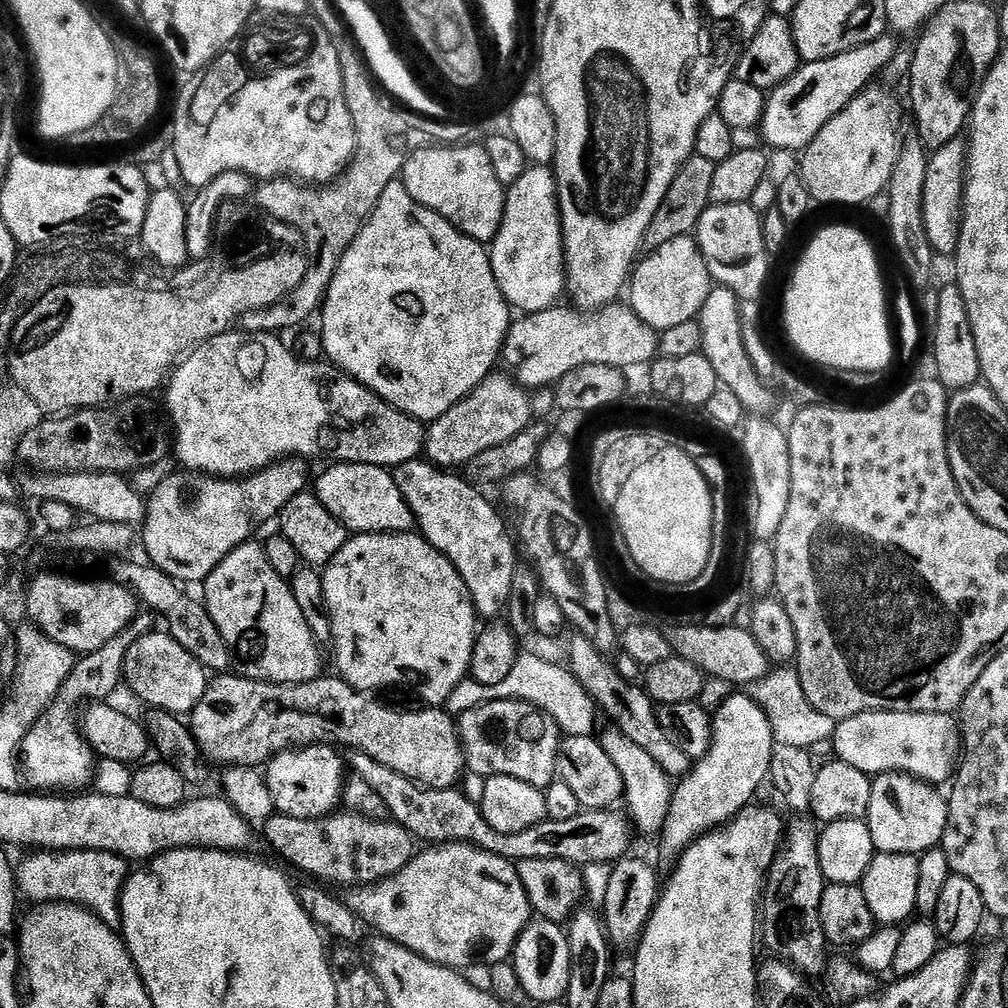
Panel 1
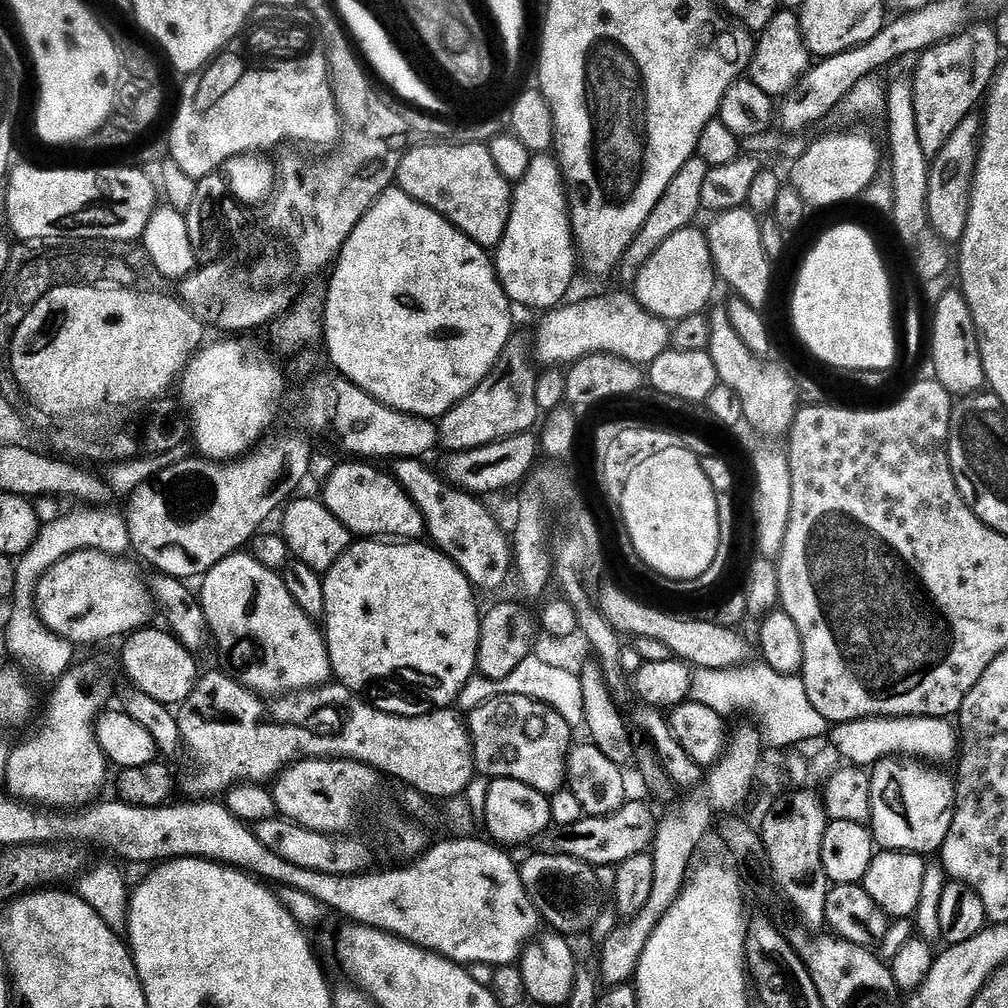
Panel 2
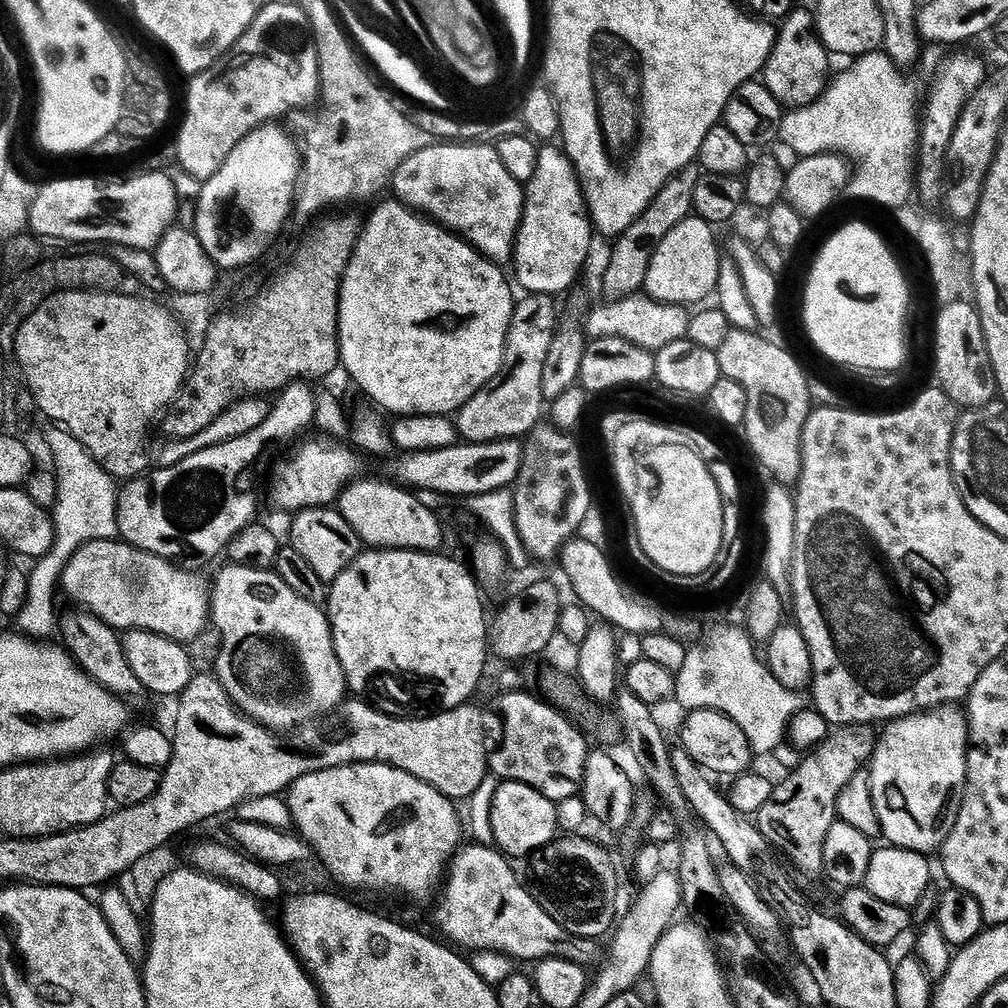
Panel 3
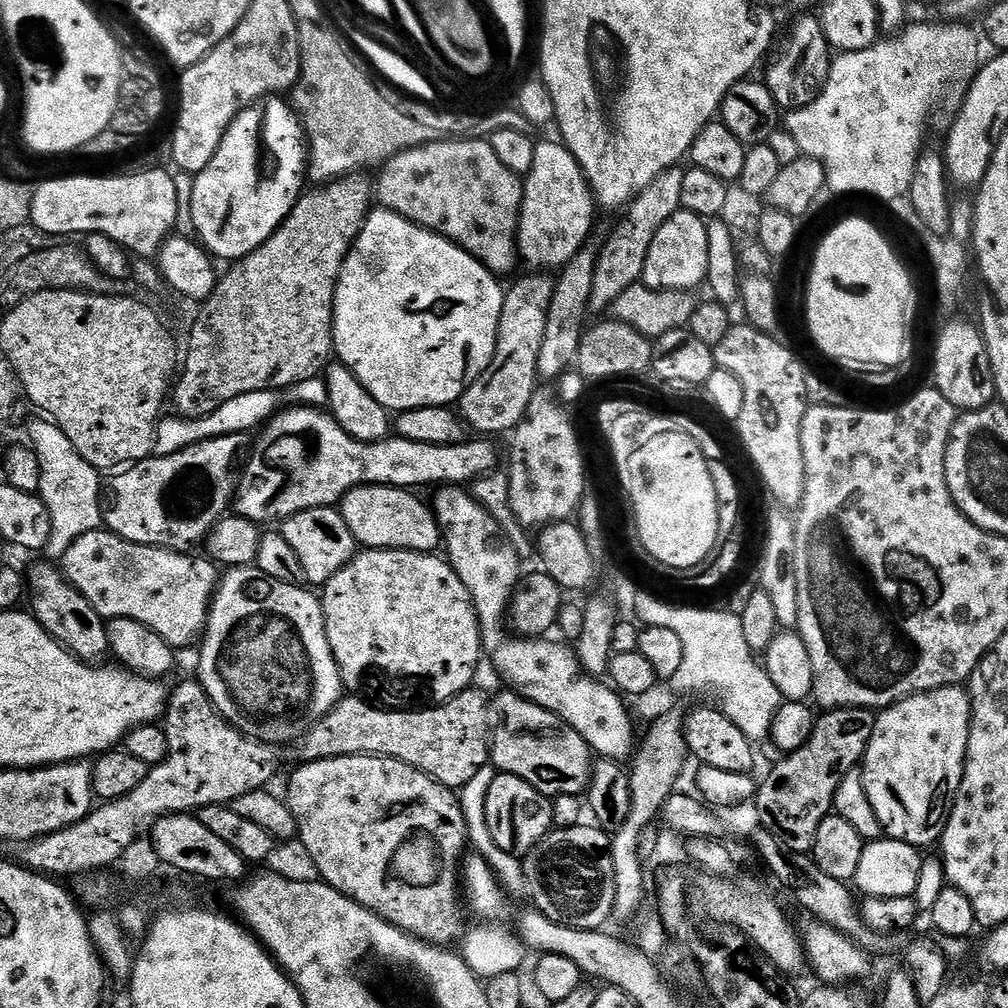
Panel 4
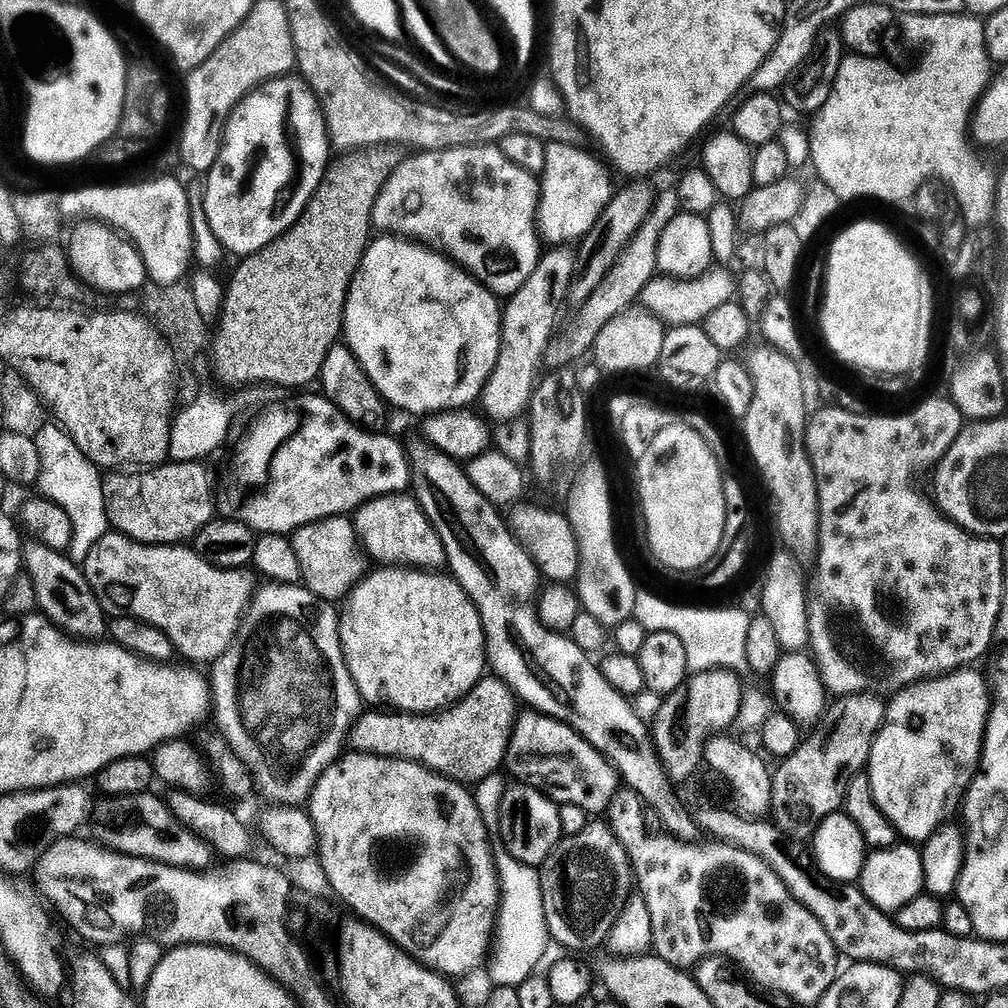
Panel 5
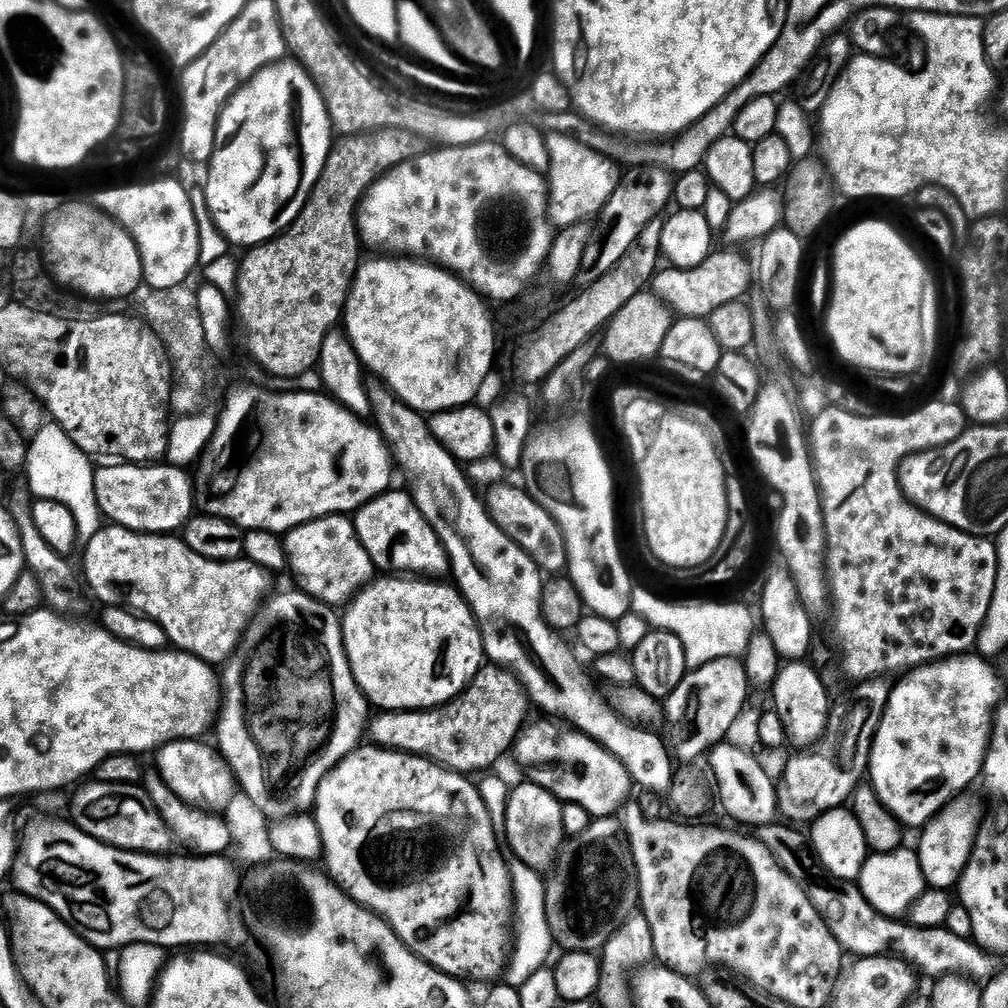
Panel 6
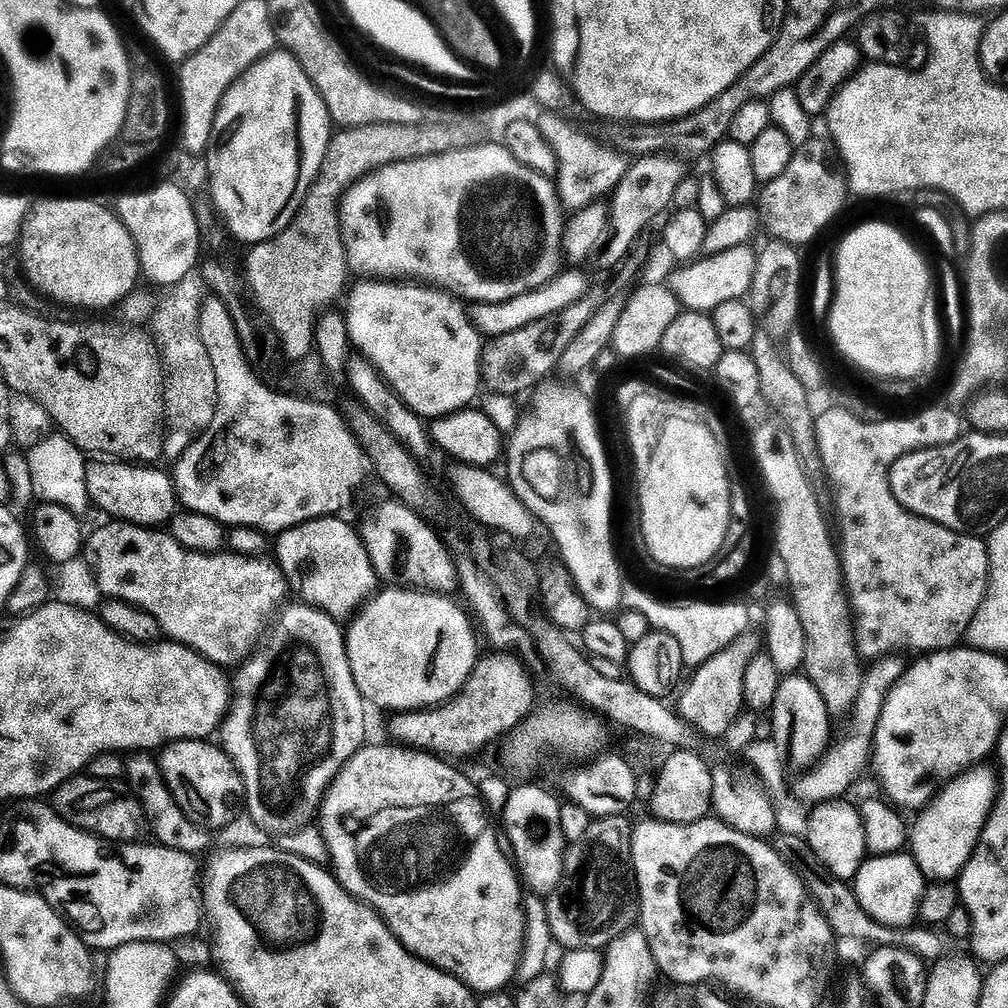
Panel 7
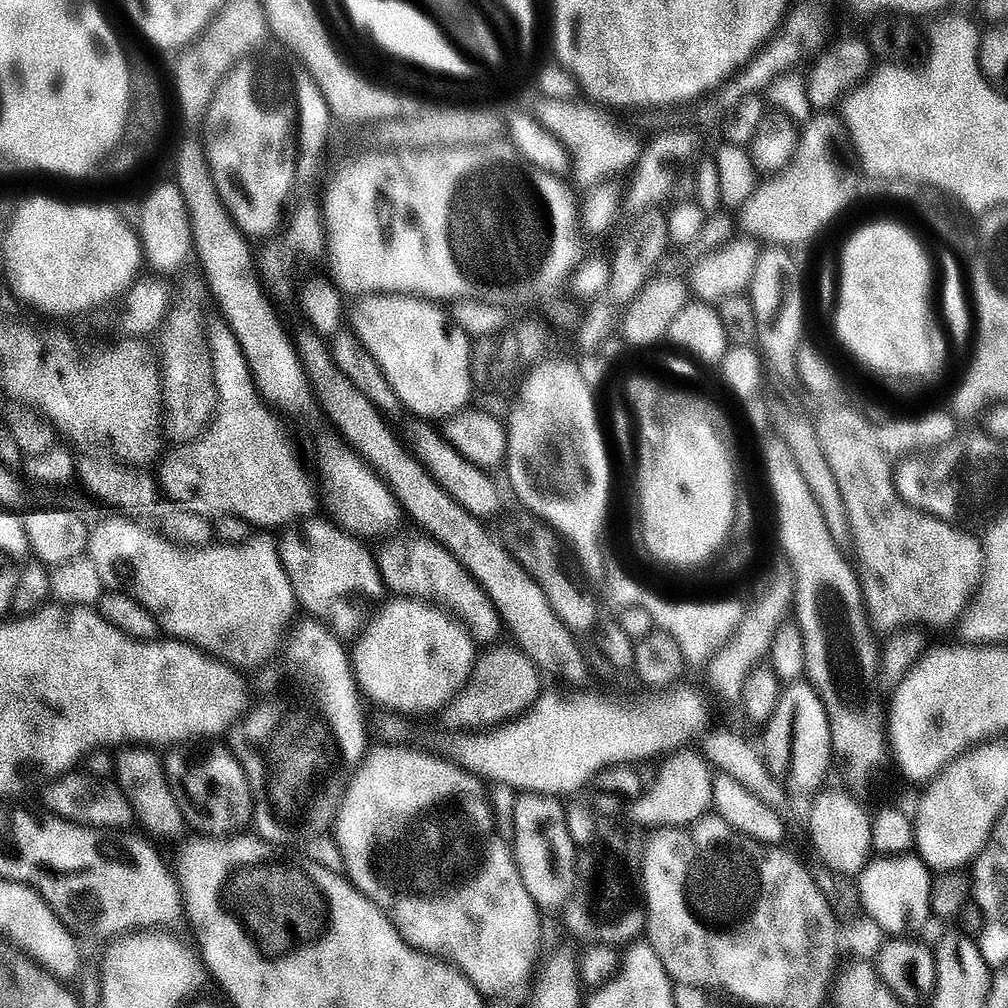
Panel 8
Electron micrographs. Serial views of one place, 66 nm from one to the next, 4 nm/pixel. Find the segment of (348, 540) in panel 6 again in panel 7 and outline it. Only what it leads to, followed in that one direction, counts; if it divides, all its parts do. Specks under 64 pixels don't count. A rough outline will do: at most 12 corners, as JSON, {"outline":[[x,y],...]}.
{"outline":[[321,516],[275,537],[303,603],[344,622],[377,591],[359,531]]}

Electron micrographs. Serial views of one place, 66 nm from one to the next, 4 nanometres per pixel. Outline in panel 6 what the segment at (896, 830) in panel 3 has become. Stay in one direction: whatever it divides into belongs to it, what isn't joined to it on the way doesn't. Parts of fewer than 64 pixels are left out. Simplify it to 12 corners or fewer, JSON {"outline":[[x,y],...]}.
{"outline":[[965,654],[891,689],[870,783],[923,829],[981,779],[1002,693]]}

